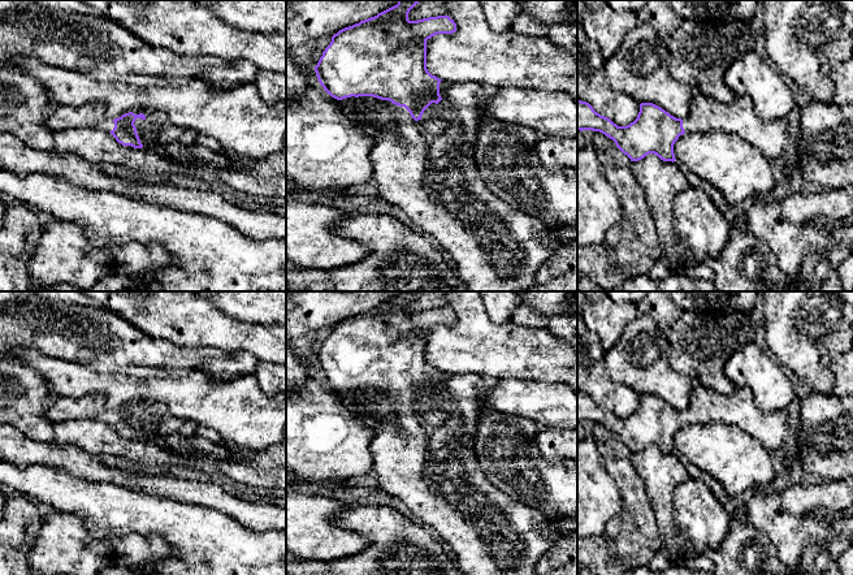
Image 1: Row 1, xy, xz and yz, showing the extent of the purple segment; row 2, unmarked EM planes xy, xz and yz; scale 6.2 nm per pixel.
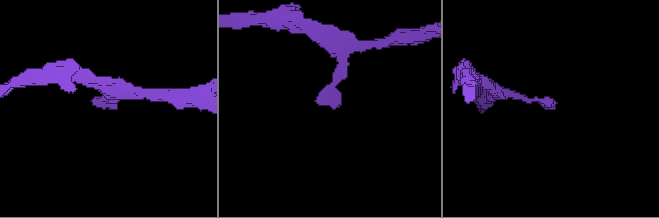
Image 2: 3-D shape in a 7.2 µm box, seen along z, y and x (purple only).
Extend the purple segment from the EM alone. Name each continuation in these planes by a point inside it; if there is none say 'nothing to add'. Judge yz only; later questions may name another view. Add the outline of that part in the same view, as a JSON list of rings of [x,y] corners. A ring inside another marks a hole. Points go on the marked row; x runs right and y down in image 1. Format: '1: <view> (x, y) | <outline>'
1: yz (705, 115) | [[[693,88],[685,133],[732,134],[759,150],[768,160],[780,156],[789,143],[787,118],[762,120],[750,96],[737,96],[732,103],[722,103]]]

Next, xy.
1: xy (156, 130) | [[[135,111],[134,114],[143,113],[144,120],[137,118],[137,127],[140,143],[147,147],[165,147],[170,143],[195,144],[198,143],[198,131],[174,125],[165,113],[157,111]]]

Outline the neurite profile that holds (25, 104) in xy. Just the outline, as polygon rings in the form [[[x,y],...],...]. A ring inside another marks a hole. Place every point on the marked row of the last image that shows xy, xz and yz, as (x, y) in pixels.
[[[0,64],[0,133],[9,133],[20,138],[26,146],[42,151],[59,151],[72,154],[95,165],[113,164],[124,167],[140,180],[161,180],[164,174],[194,176],[199,167],[237,168],[241,159],[224,152],[215,154],[208,148],[195,144],[170,143],[165,147],[134,148],[122,146],[105,130],[96,127],[51,130],[46,121],[51,112],[51,101],[47,90],[34,75]]]

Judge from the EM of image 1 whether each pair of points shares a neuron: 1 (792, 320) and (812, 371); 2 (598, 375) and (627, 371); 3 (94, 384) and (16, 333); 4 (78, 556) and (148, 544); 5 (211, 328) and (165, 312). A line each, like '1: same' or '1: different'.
1: same
2: different
3: different
4: same
5: same

